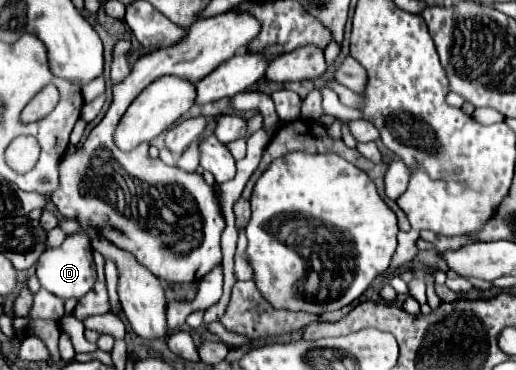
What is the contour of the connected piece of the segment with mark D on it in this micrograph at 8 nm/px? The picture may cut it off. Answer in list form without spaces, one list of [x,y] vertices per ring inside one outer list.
[[[69,235],[59,247],[47,249],[37,263],[37,279],[43,289],[61,299],[81,299],[83,295],[87,295],[87,291],[91,291],[91,287],[95,285],[95,263],[87,235]]]

